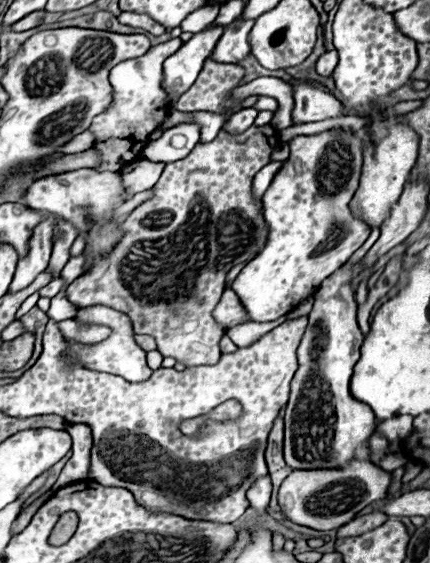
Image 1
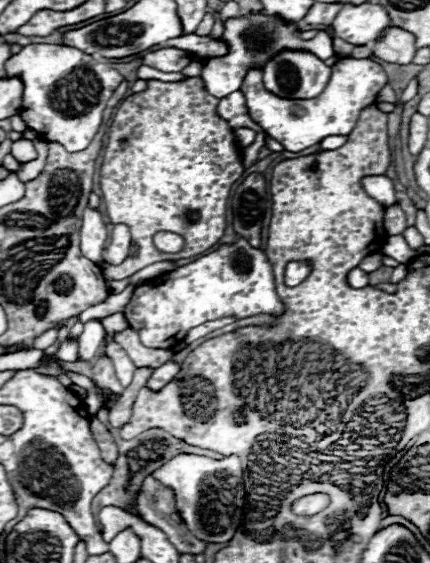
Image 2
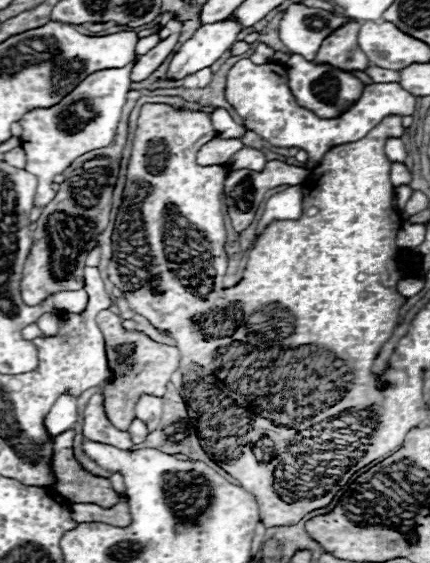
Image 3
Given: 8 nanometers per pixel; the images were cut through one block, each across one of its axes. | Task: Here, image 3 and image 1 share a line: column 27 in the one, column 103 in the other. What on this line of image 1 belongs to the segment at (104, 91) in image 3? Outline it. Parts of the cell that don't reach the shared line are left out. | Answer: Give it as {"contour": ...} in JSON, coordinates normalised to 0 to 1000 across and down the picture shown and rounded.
{"contour":[[[419,67],[391,71],[381,78],[353,82],[335,99],[316,107],[288,107],[270,114],[256,128],[256,149],[265,156],[265,185],[251,199],[223,206],[209,231],[223,238],[219,263],[237,277],[237,295],[223,302],[279,302],[288,291],[307,288],[326,266],[344,256],[344,242],[381,213],[391,192],[391,171],[372,156],[377,146],[377,114],[391,99],[419,89],[428,75]]]}

